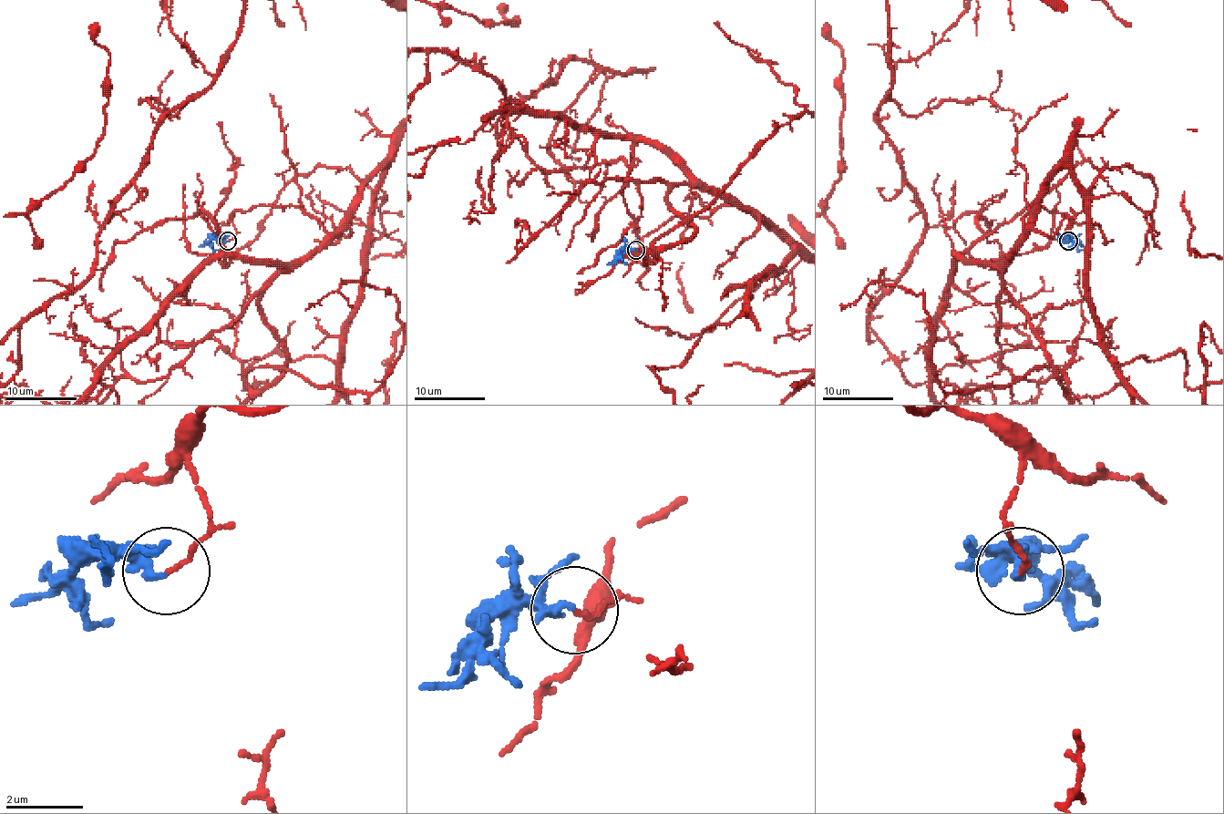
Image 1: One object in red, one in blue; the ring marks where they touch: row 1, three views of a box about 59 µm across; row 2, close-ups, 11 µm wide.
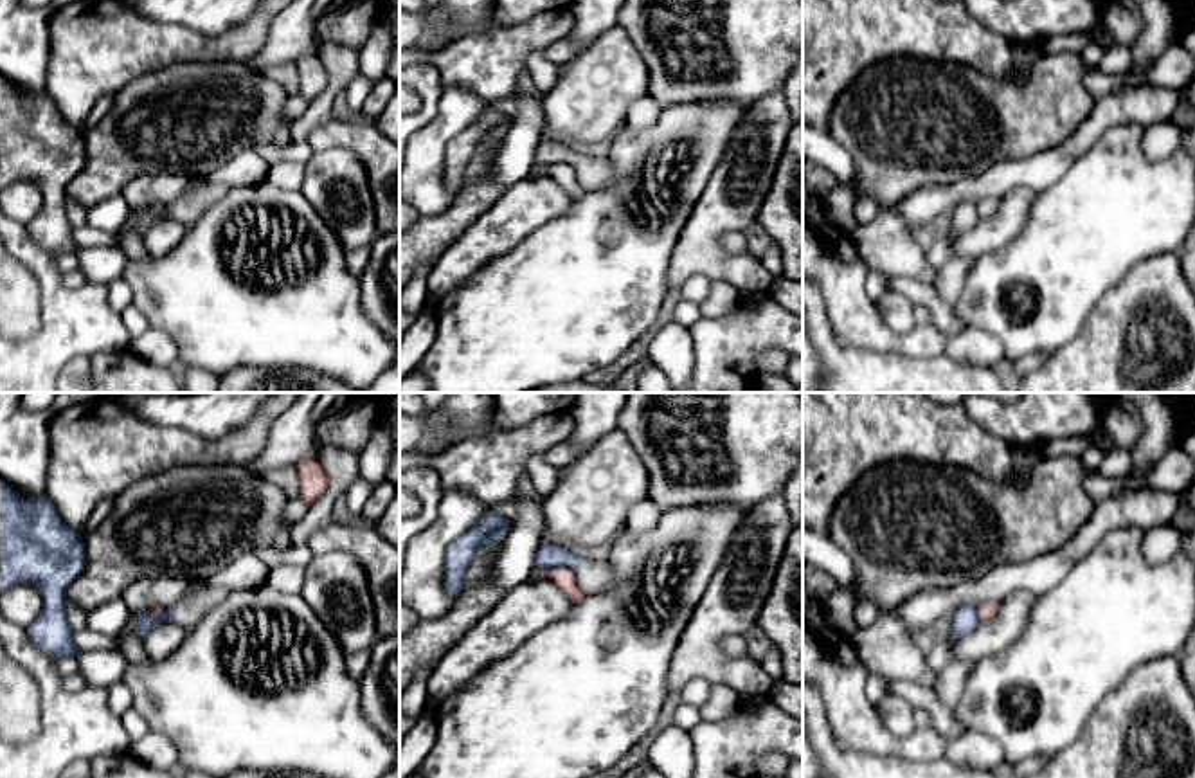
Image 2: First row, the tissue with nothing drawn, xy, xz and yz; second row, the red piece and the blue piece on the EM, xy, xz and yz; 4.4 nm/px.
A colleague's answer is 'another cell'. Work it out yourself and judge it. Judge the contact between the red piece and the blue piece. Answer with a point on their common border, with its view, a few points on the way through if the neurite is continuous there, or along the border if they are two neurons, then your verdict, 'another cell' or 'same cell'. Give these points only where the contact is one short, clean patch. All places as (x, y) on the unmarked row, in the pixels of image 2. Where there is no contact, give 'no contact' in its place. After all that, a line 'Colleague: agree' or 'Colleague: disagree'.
meets red in xz at (558, 164); border along xz (549, 164), (564, 164), (567, 168); another cell
Colleague: agree

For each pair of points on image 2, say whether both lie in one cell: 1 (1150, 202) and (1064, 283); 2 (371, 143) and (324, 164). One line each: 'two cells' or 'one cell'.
1: one cell
2: two cells

